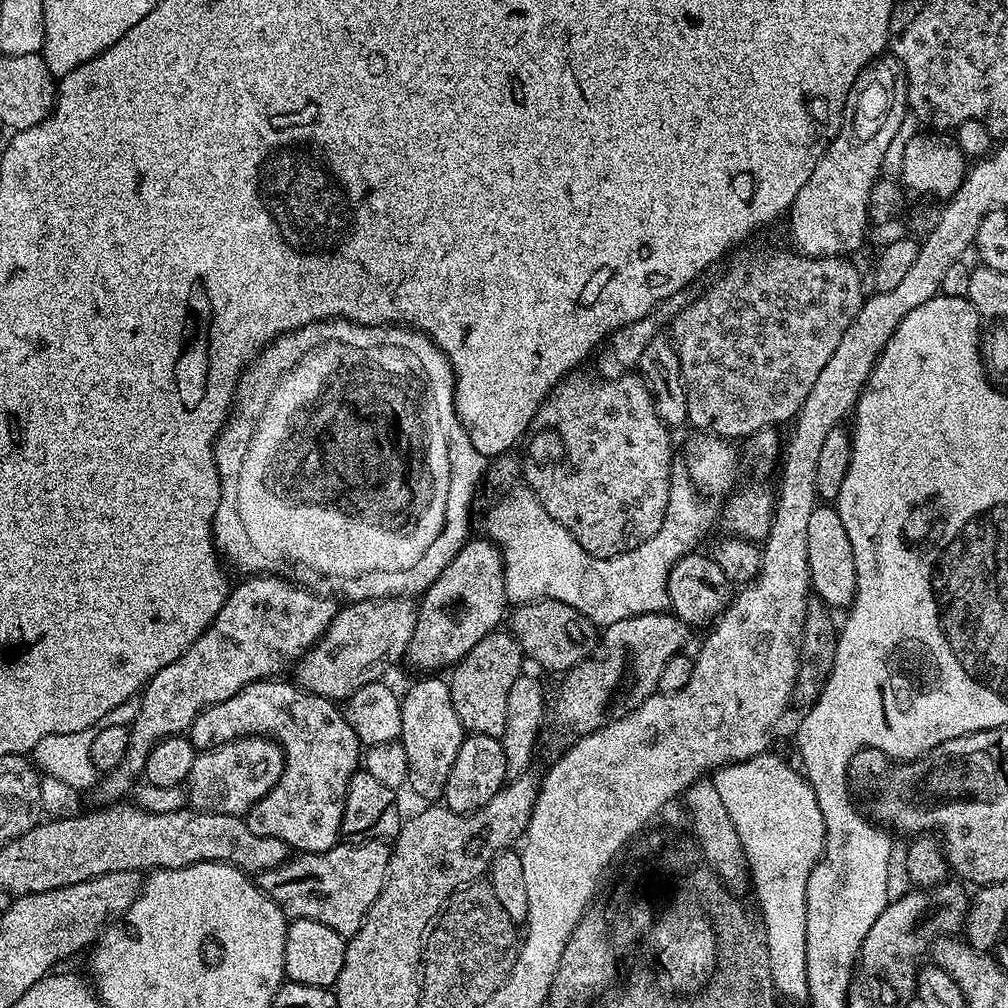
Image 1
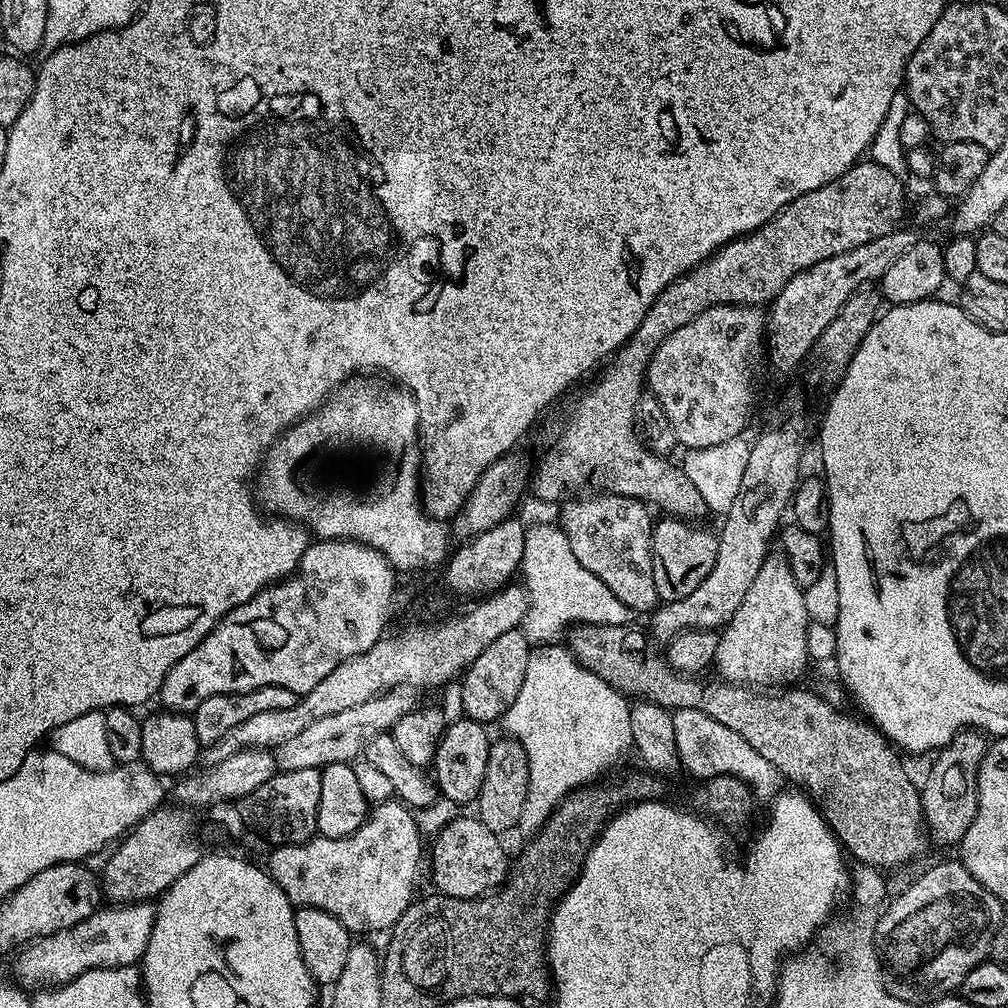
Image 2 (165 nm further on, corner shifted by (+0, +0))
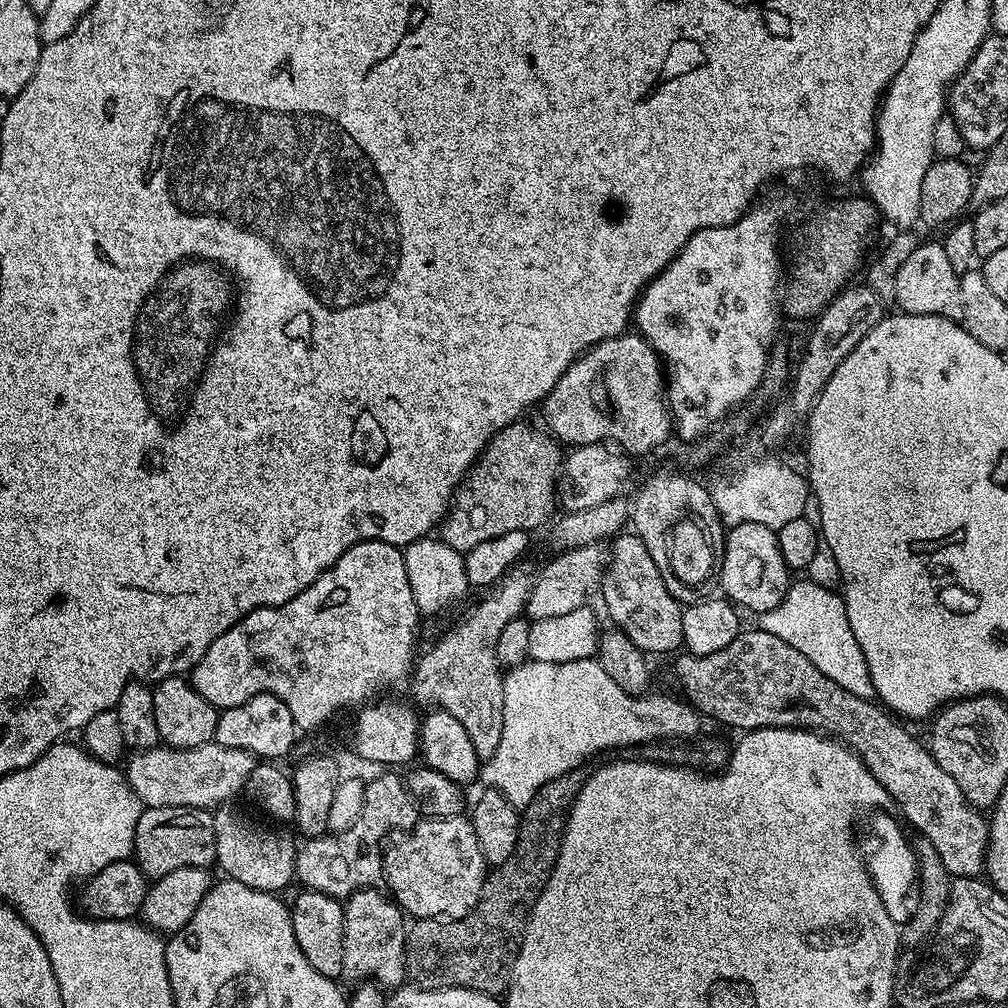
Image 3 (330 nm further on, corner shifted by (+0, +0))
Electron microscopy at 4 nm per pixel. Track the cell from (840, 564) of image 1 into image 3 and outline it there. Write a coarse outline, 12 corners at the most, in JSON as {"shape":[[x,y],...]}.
{"shape":[[727,529],[718,588],[753,614],[786,598],[773,529]]}

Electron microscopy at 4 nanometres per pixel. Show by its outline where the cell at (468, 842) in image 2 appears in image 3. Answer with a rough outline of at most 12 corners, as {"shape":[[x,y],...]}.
{"shape":[[417,819],[384,880],[423,920],[462,918],[486,865],[471,819]]}

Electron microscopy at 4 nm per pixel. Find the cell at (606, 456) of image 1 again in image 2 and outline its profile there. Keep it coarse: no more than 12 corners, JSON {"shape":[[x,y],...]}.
{"shape":[[588,494],[560,512],[574,558],[633,613],[661,603],[649,505]]}

